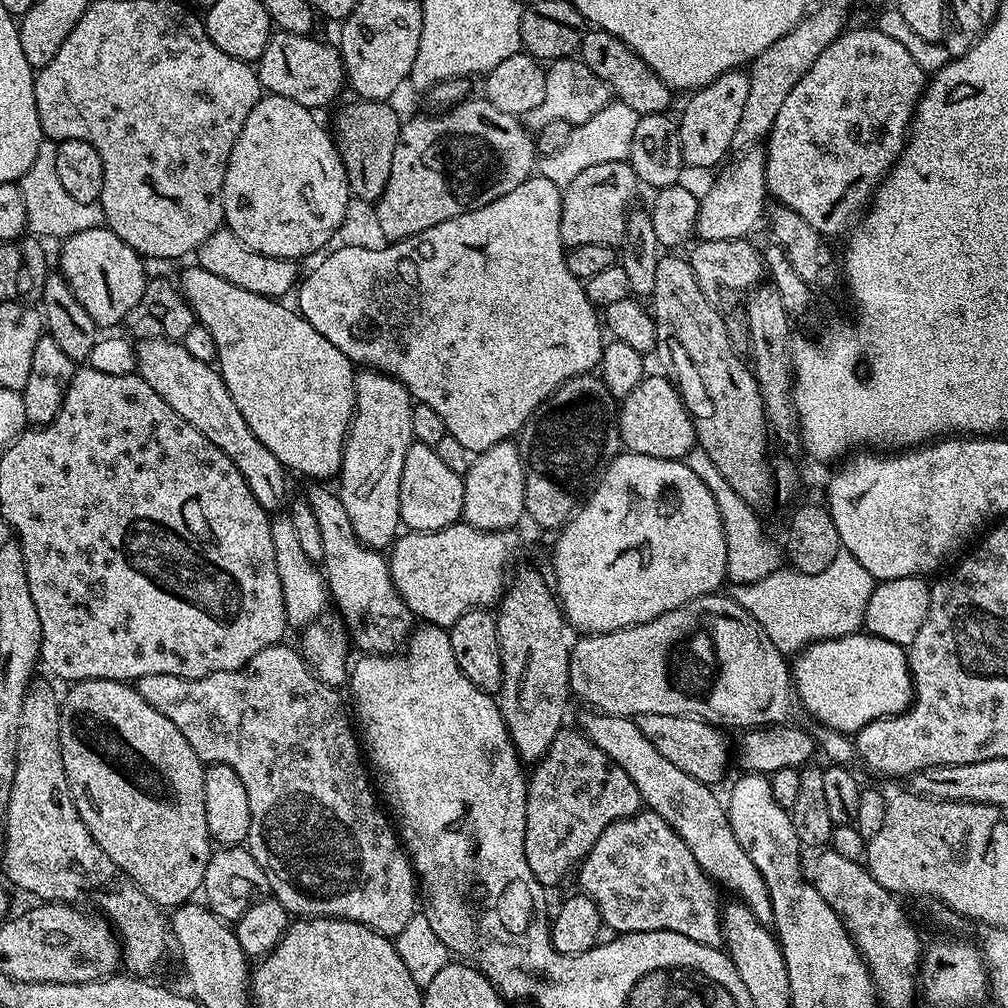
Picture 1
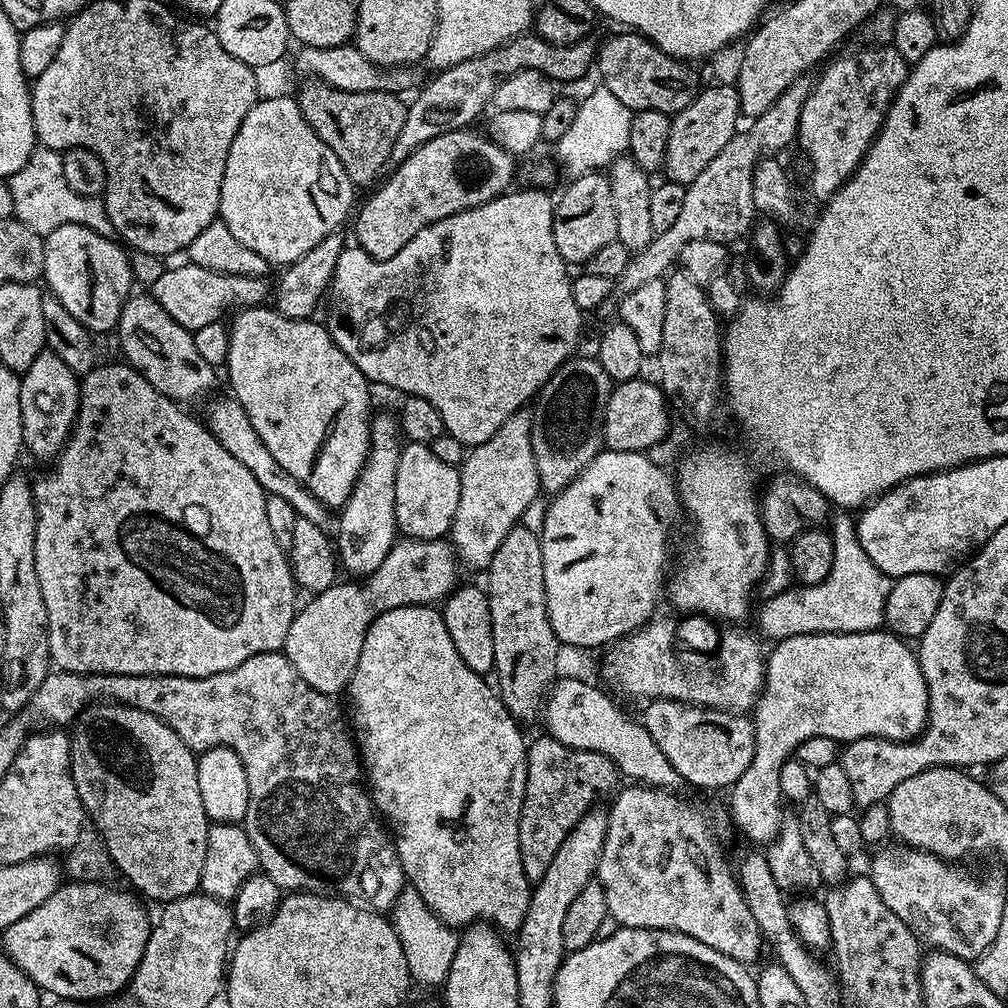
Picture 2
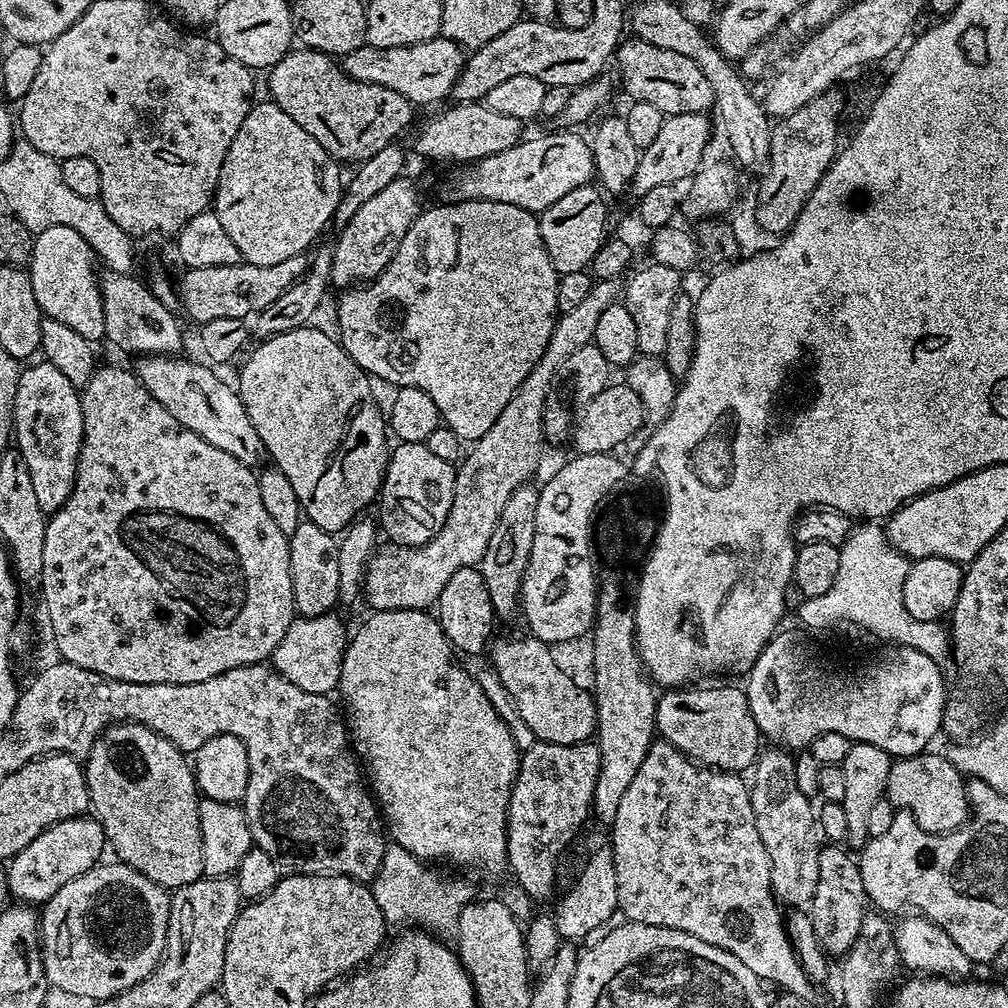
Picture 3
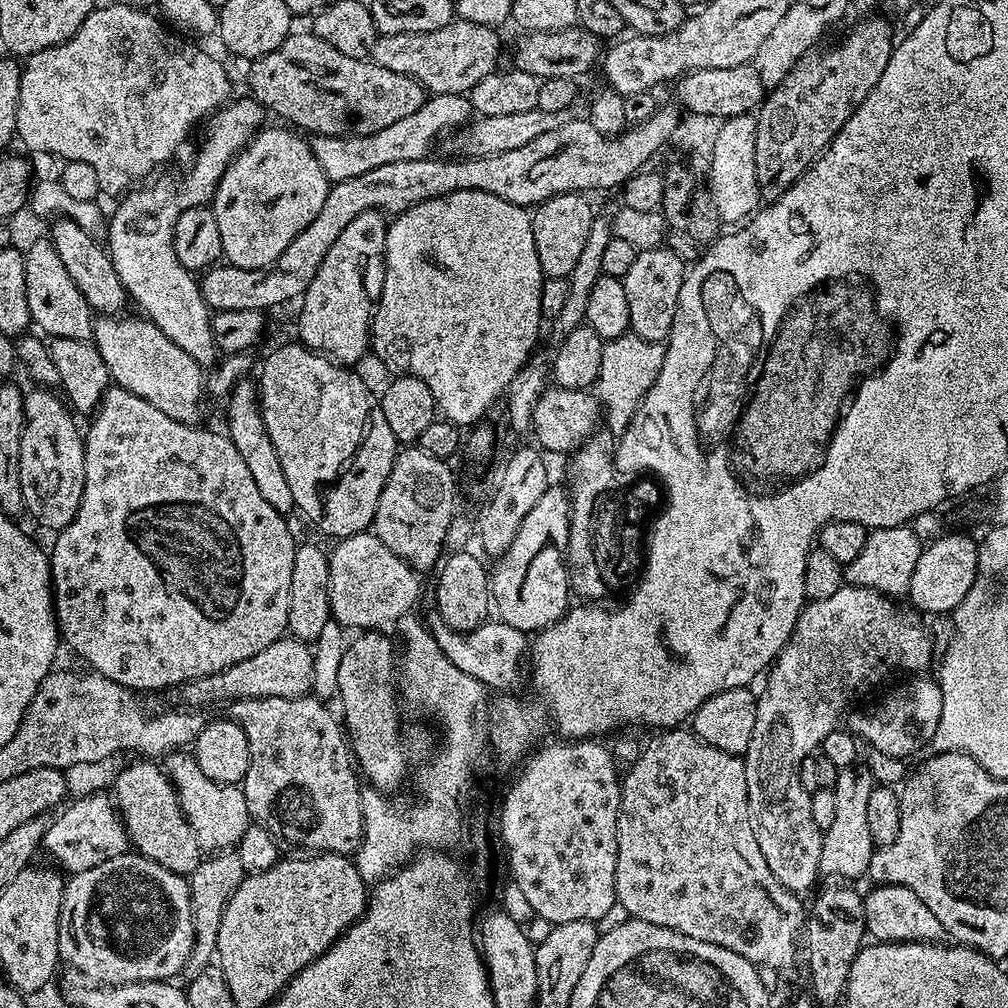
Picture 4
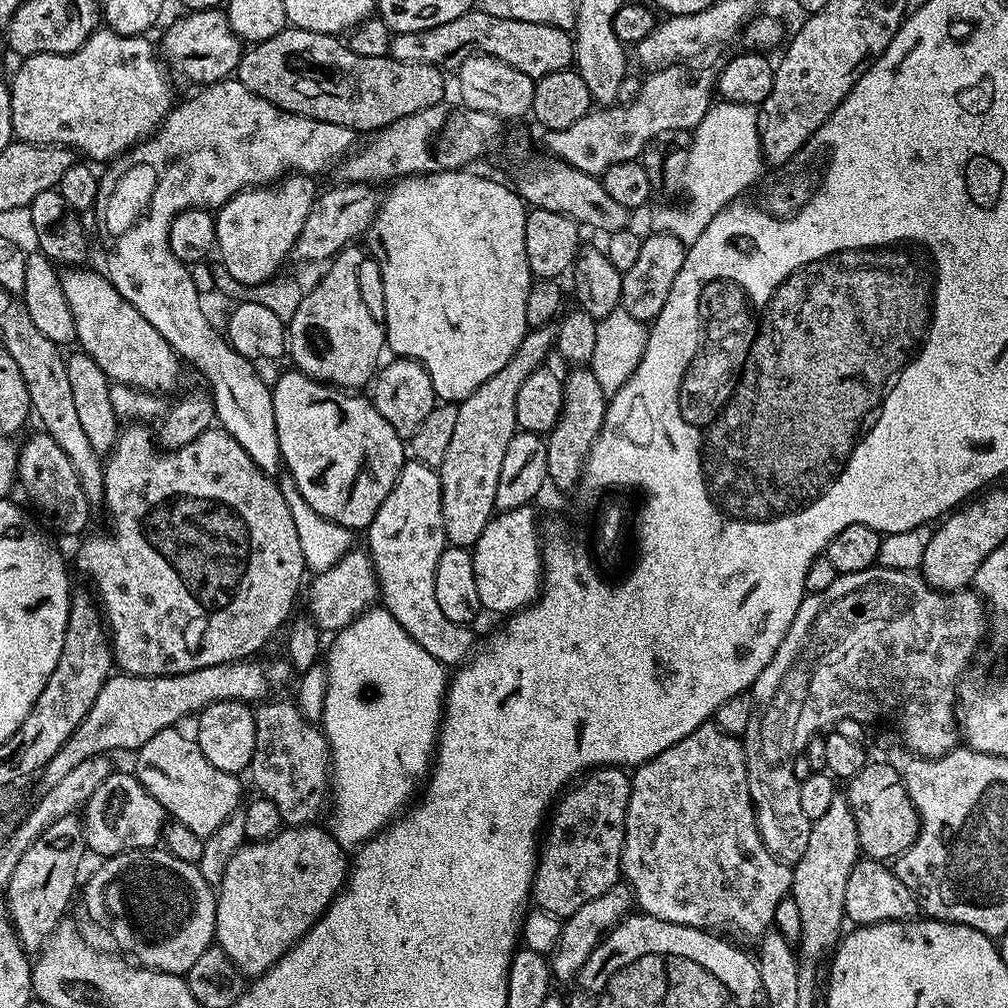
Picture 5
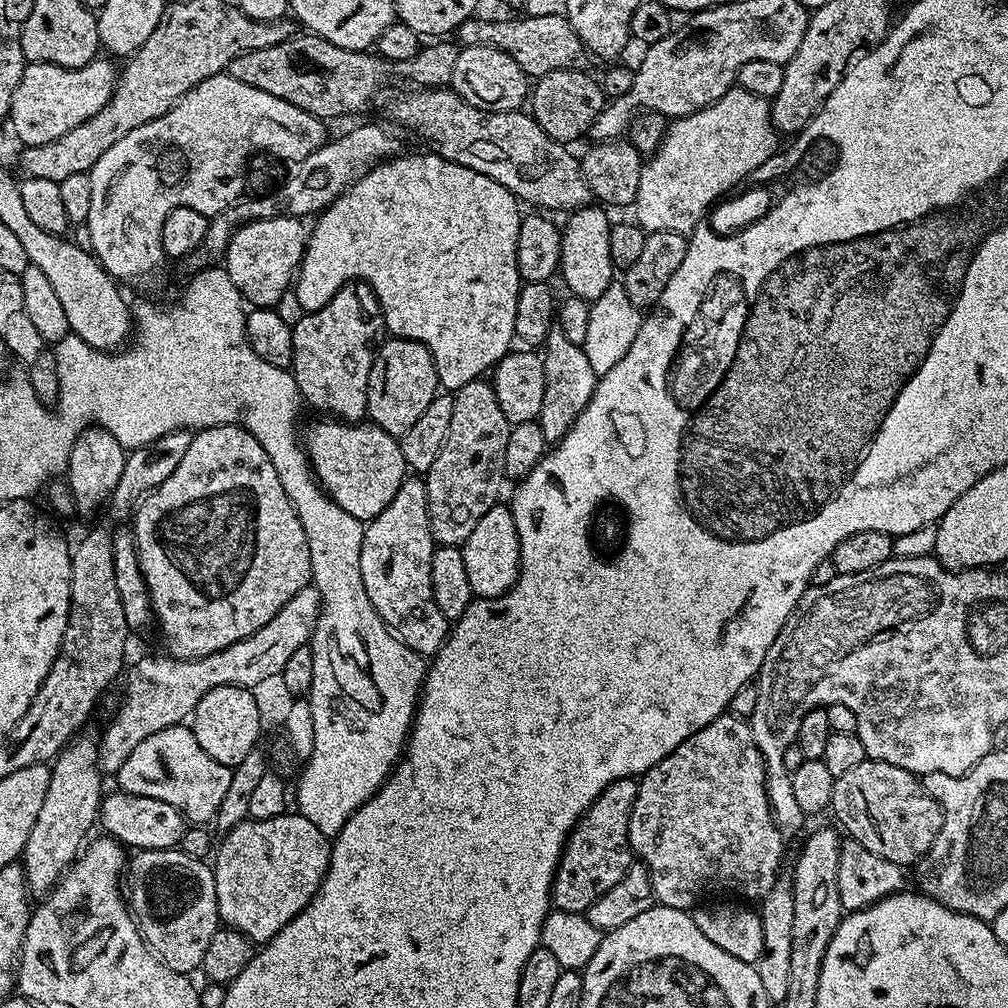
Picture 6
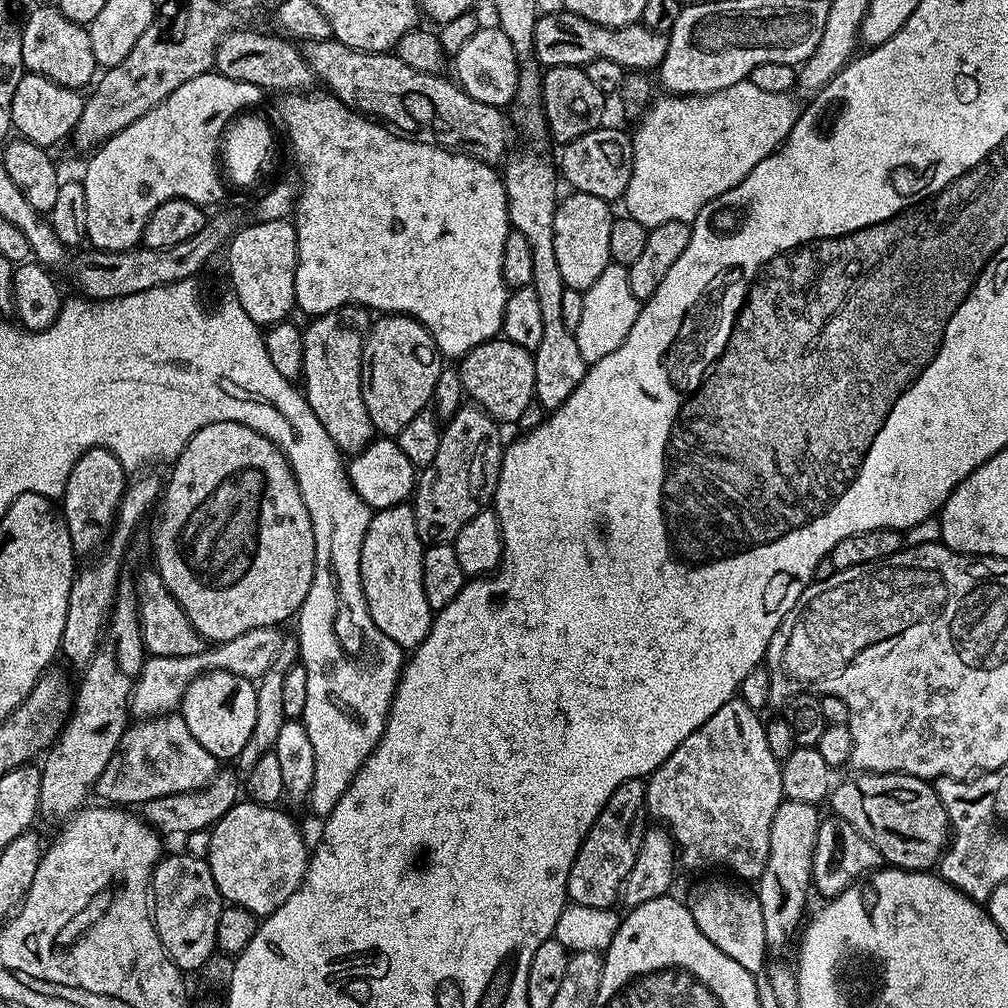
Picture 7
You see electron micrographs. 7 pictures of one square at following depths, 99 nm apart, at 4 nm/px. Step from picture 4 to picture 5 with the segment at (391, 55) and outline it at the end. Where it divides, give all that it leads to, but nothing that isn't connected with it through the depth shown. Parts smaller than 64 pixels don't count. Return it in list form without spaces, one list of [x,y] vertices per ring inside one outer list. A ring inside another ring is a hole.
[[[469,10],[454,22],[446,22],[442,26],[434,26],[430,30],[414,30],[413,32],[397,32],[392,36],[390,55],[398,62],[411,64],[434,64],[445,66],[453,60],[480,53],[493,56],[514,70],[522,70],[522,74],[541,80],[546,74],[554,74],[571,69],[574,64],[574,40],[567,31],[558,26],[539,25],[535,22],[524,22],[514,17],[501,14],[491,16],[488,12]]]

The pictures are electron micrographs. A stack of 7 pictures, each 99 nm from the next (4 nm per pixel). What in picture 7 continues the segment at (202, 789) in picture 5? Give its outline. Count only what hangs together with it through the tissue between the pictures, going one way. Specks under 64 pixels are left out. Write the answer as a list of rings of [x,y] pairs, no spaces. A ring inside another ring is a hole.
[[[179,714],[136,720],[124,729],[124,737],[98,778],[94,792],[112,806],[142,806],[147,800],[166,794],[199,792],[211,784],[218,771],[218,761],[190,734]],[[136,804],[136,805],[132,805]]]

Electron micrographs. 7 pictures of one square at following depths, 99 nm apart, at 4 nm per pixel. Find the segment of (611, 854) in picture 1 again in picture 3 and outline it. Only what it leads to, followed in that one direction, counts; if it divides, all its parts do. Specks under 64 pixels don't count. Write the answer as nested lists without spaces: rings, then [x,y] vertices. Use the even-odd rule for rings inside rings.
[[[657,738],[652,741],[646,758],[642,758],[642,766],[638,766],[638,774],[634,774],[634,782],[630,782],[630,786],[622,798],[622,802],[618,806],[618,814],[610,826],[610,832],[612,832],[610,847],[614,858],[614,870],[618,874],[619,909],[625,912],[628,922],[645,924],[646,926],[662,926],[670,930],[682,930],[710,946],[718,946],[722,950],[734,954],[734,958],[738,958],[738,962],[744,963],[748,969],[754,970],[754,974],[762,982],[767,982],[769,985],[771,985],[770,983],[777,984],[784,992],[789,992],[809,1002],[815,1001],[818,984],[802,970],[800,959],[796,957],[796,951],[792,948],[792,939],[788,937],[785,913],[780,913],[782,911],[781,905],[772,890],[770,858],[766,854],[766,846],[762,846],[762,838],[758,834],[758,826],[752,809],[752,794],[743,775],[722,772],[719,768],[709,768],[703,764],[697,764],[695,760],[685,756],[673,744]]]

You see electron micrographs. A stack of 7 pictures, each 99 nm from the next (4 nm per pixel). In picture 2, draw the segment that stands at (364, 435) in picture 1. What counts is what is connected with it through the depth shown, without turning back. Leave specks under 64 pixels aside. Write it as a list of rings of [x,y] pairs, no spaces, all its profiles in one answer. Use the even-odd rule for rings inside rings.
[[[388,412],[371,417],[370,444],[368,457],[356,479],[350,498],[339,509],[340,529],[334,532],[334,547],[339,563],[352,578],[367,578],[382,566],[386,554],[398,539],[394,518],[394,478],[398,478],[398,458],[402,447],[400,421]]]

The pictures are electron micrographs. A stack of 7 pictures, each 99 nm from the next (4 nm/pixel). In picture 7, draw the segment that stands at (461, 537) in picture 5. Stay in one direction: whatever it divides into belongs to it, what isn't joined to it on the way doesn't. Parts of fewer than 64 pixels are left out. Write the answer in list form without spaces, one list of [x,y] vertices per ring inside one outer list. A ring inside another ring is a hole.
[[[471,402],[461,403],[456,413],[447,417],[440,433],[438,454],[419,473],[411,501],[418,538],[425,546],[451,544],[474,514],[491,505],[506,447],[505,441],[500,441],[500,431],[501,425]]]

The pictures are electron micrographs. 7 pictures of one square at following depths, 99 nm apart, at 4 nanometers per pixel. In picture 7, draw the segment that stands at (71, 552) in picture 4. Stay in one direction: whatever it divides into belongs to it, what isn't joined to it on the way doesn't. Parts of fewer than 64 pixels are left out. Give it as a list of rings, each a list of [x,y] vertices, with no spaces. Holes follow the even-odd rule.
[[[214,422],[210,426],[202,426],[194,438],[182,450],[182,454],[171,465],[172,477],[166,480],[166,487],[159,501],[160,521],[156,524],[156,533],[152,536],[152,548],[156,551],[154,567],[160,573],[160,580],[170,590],[170,594],[178,602],[205,641],[219,642],[238,638],[238,634],[246,634],[246,630],[274,628],[283,625],[283,620],[291,621],[306,602],[306,594],[310,594],[310,586],[314,578],[316,551],[314,550],[314,526],[310,526],[310,514],[306,510],[306,502],[302,502],[302,494],[298,490],[296,476],[290,470],[288,460],[282,455],[274,442],[270,442],[262,434],[250,430],[250,426],[242,426],[238,422]]]

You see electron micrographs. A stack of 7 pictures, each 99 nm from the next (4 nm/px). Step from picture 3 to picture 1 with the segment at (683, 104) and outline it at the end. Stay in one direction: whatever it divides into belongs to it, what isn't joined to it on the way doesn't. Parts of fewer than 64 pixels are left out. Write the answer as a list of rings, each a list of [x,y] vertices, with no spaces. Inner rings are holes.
[[[588,30],[584,33],[578,49],[579,59],[584,61],[598,78],[602,78],[608,84],[611,95],[617,101],[625,103],[631,109],[638,112],[640,116],[649,116],[655,112],[667,113],[672,104],[673,89],[669,88],[646,62],[630,46],[626,46],[614,34],[599,30]]]

